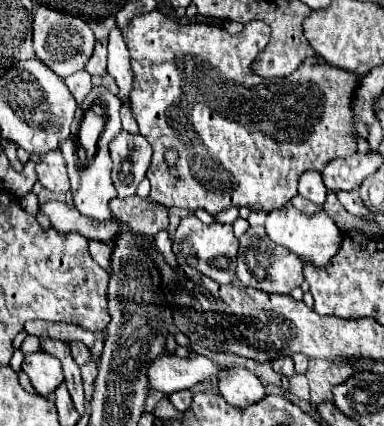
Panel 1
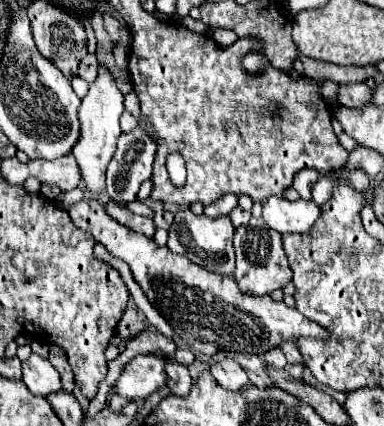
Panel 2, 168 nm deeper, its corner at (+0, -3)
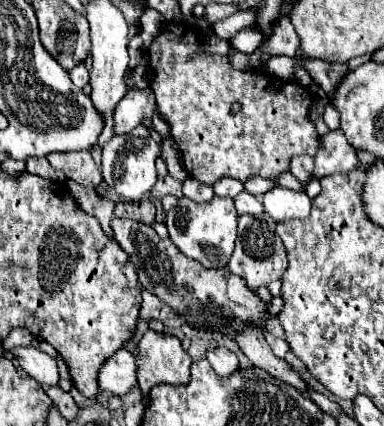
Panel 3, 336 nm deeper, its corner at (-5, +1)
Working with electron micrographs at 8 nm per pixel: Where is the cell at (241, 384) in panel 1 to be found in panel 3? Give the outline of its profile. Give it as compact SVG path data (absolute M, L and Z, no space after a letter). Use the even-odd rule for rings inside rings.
M224 347L210 349L210 351L206 353L206 357L208 357L212 369L214 369L220 377L230 377L232 373L236 373L236 371L240 369L238 357L236 357L232 351L224 349Z

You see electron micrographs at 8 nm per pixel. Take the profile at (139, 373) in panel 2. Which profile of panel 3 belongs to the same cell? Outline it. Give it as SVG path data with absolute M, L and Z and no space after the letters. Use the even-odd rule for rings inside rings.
M118 349L100 369L98 385L102 391L114 395L126 395L138 383L136 357L126 349Z

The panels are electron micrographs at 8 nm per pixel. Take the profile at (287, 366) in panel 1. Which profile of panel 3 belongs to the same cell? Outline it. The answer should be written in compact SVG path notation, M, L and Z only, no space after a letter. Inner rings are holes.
M268 331L264 333L264 337L266 337L266 341L268 341L270 349L272 349L278 357L282 357L282 359L284 359L284 355L286 355L286 353L288 353L288 349L290 349L290 347L288 347L288 343L286 343L284 339L280 339L280 337L274 337L274 335L272 335L272 333L268 333Z

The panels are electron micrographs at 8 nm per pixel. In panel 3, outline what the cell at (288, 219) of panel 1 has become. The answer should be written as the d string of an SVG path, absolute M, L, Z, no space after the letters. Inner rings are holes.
M276 185L268 193L264 193L264 211L274 221L306 219L312 211L312 201L304 191L292 191Z

